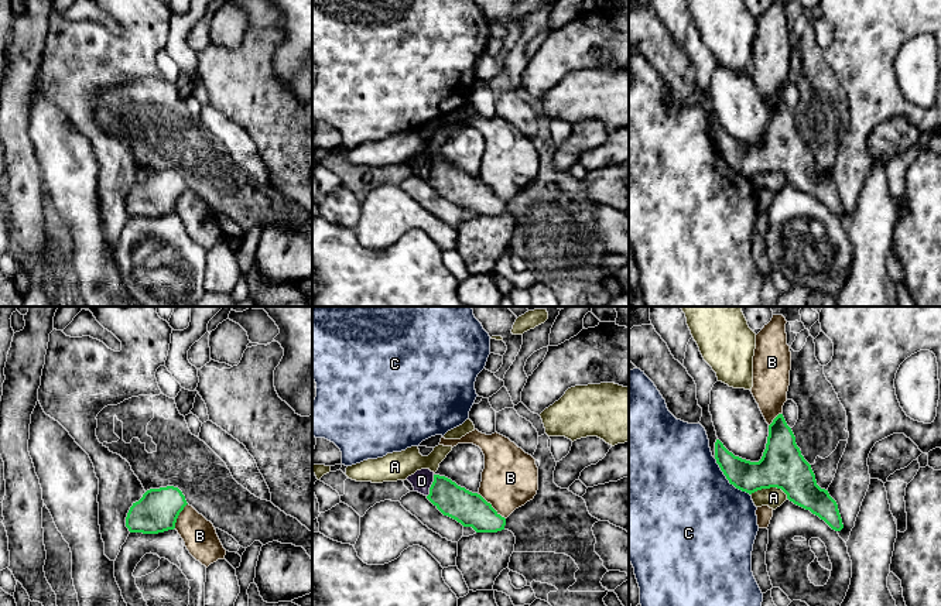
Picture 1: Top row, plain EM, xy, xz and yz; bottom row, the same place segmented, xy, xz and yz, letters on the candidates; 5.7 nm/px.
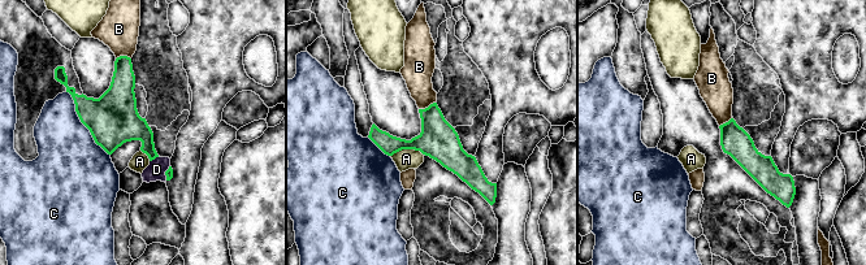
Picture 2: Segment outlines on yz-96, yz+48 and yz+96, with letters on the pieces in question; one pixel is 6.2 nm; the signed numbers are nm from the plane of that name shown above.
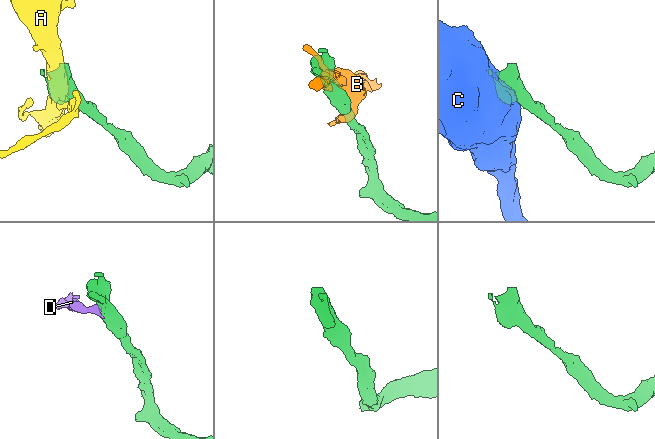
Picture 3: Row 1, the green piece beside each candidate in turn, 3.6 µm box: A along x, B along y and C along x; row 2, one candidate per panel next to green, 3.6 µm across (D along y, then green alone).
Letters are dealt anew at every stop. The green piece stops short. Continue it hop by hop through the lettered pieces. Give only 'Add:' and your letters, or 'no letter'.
Add: no letter

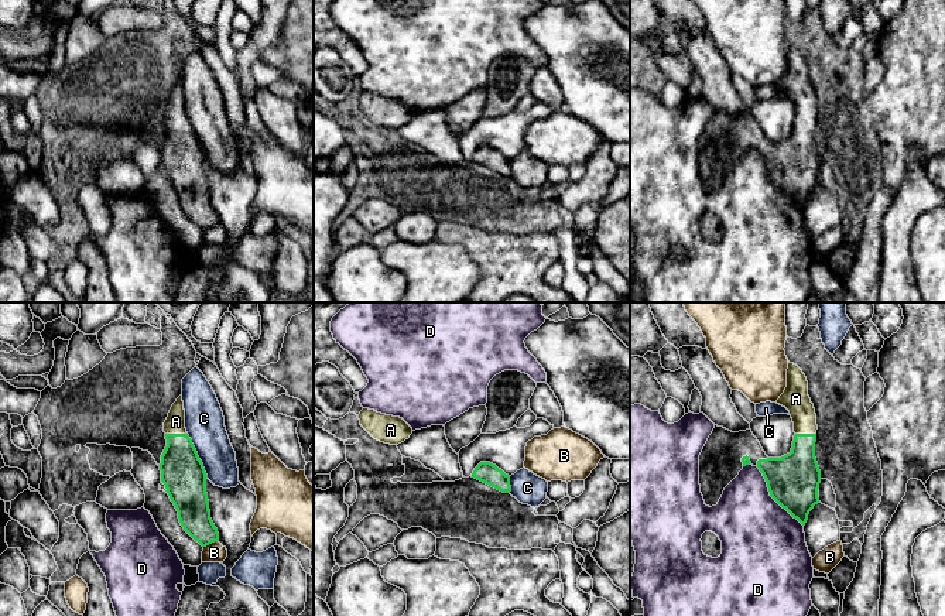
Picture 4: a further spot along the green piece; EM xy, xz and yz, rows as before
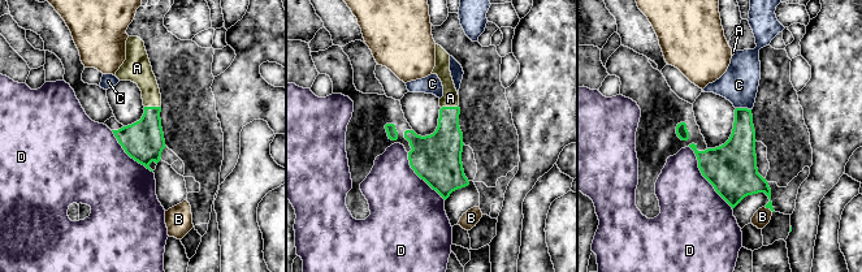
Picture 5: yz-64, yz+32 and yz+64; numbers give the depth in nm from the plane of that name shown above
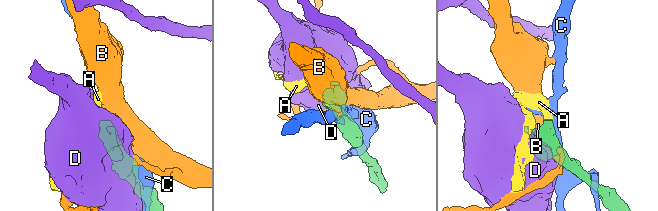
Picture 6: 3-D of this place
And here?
Add: A

